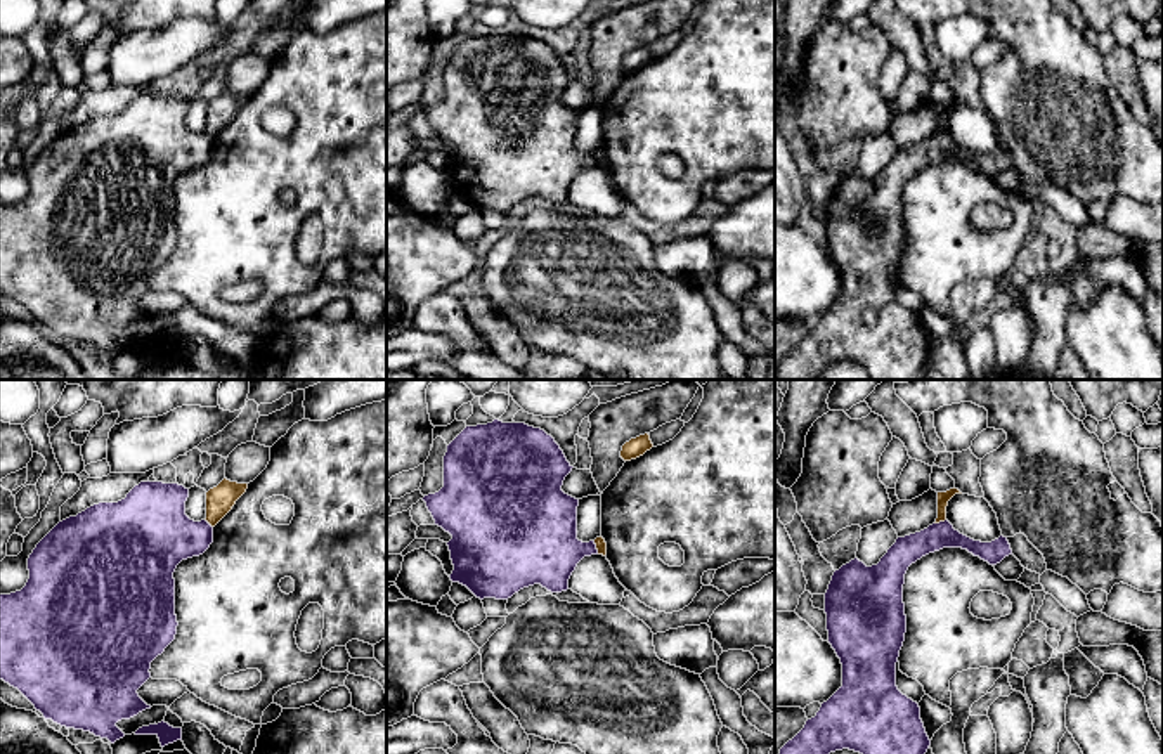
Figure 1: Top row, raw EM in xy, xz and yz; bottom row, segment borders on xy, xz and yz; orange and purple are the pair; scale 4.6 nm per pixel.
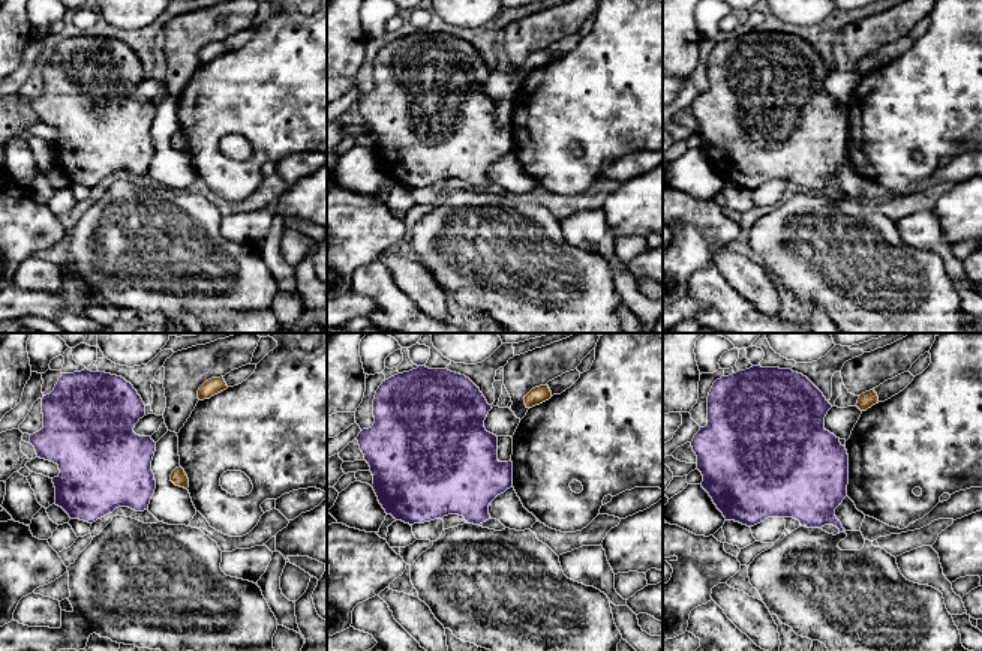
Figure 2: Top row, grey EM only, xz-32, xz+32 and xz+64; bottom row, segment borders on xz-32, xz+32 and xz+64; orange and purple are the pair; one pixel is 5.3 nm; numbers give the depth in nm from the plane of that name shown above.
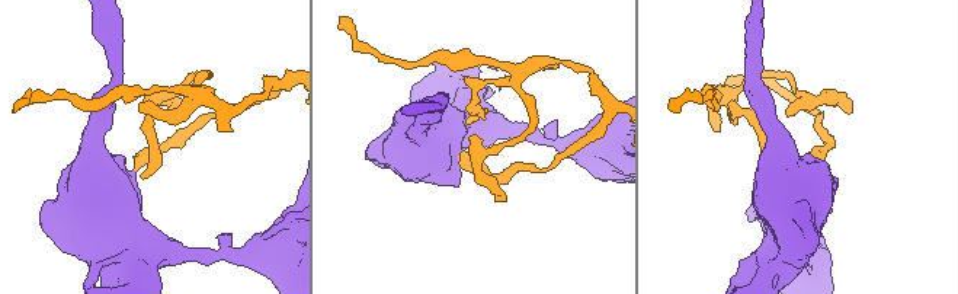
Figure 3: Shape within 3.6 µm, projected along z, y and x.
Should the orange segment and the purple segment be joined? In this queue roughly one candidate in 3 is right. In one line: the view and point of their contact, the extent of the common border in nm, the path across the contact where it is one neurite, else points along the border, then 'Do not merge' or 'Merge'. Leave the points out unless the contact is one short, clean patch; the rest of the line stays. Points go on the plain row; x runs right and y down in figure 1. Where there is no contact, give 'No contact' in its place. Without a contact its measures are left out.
Touches orange at yz (940, 132). Shared border 60 nm. Boundary: yz (945, 130), (935, 136). Do not merge

